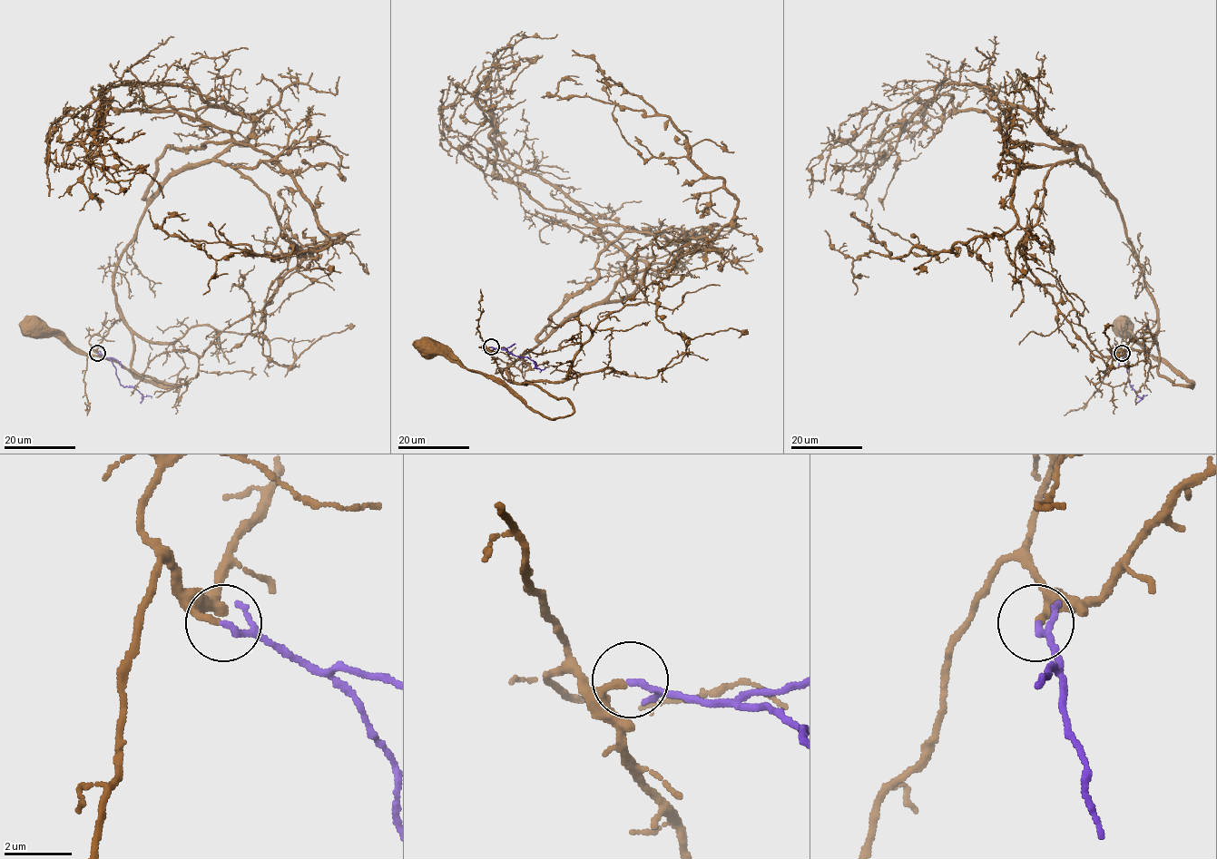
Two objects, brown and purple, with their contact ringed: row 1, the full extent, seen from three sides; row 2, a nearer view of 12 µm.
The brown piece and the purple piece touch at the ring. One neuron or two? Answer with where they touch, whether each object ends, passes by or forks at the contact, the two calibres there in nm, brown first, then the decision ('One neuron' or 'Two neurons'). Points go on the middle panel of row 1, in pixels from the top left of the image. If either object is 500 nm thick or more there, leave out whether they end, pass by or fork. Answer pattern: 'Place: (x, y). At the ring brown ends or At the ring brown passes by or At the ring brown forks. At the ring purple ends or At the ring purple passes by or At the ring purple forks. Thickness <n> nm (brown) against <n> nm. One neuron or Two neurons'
Place: (491, 346). At the ring brown ends. At the ring purple passes by. Thickness 200 nm (brown) against 140 nm. One neuron

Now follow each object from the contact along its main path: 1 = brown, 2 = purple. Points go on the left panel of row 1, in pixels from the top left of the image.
1: (97, 353), (121, 319), (132, 336), (132, 369), (180, 385), (152, 385), (112, 358), (71, 348), (34, 327)
2: (97, 353), (112, 362), (121, 384), (133, 386), (142, 396), (151, 397)

